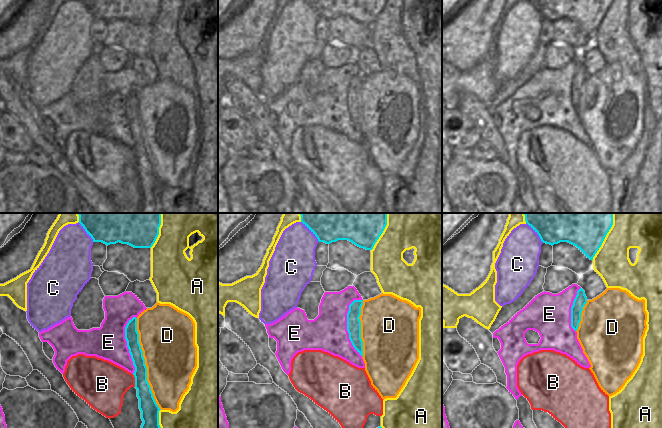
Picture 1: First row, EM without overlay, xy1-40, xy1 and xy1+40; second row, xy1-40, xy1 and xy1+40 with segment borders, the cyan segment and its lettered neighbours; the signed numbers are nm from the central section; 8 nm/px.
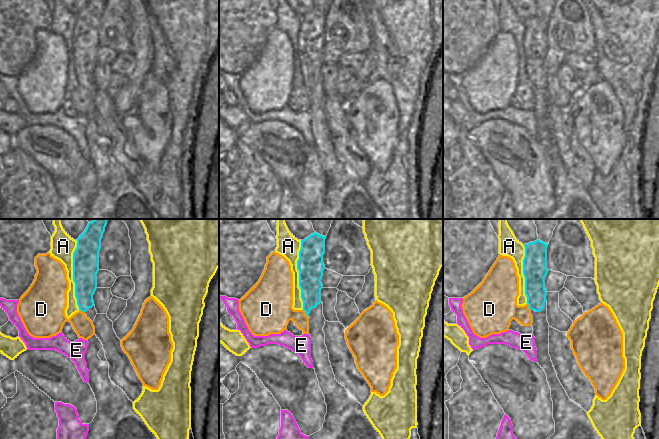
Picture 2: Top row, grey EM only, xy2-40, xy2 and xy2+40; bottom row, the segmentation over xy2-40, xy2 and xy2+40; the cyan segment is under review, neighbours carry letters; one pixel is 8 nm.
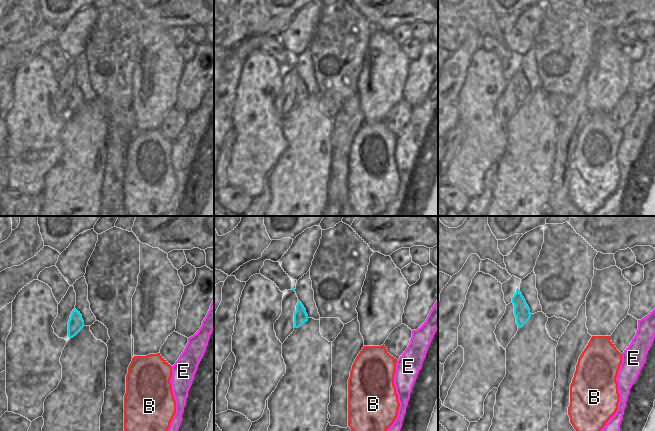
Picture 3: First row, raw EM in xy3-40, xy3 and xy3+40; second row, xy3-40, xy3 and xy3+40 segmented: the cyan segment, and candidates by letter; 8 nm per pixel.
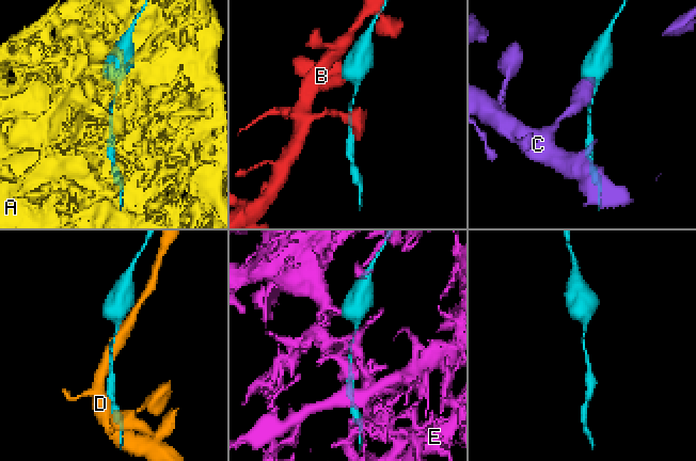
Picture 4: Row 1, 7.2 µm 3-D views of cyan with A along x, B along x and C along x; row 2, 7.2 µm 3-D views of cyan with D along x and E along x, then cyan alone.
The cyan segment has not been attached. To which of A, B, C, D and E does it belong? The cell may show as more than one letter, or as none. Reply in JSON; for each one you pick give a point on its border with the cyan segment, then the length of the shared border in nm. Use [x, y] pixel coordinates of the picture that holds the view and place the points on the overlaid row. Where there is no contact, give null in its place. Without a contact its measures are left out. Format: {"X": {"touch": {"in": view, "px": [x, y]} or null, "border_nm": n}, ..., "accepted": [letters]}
{"accepted": []}

